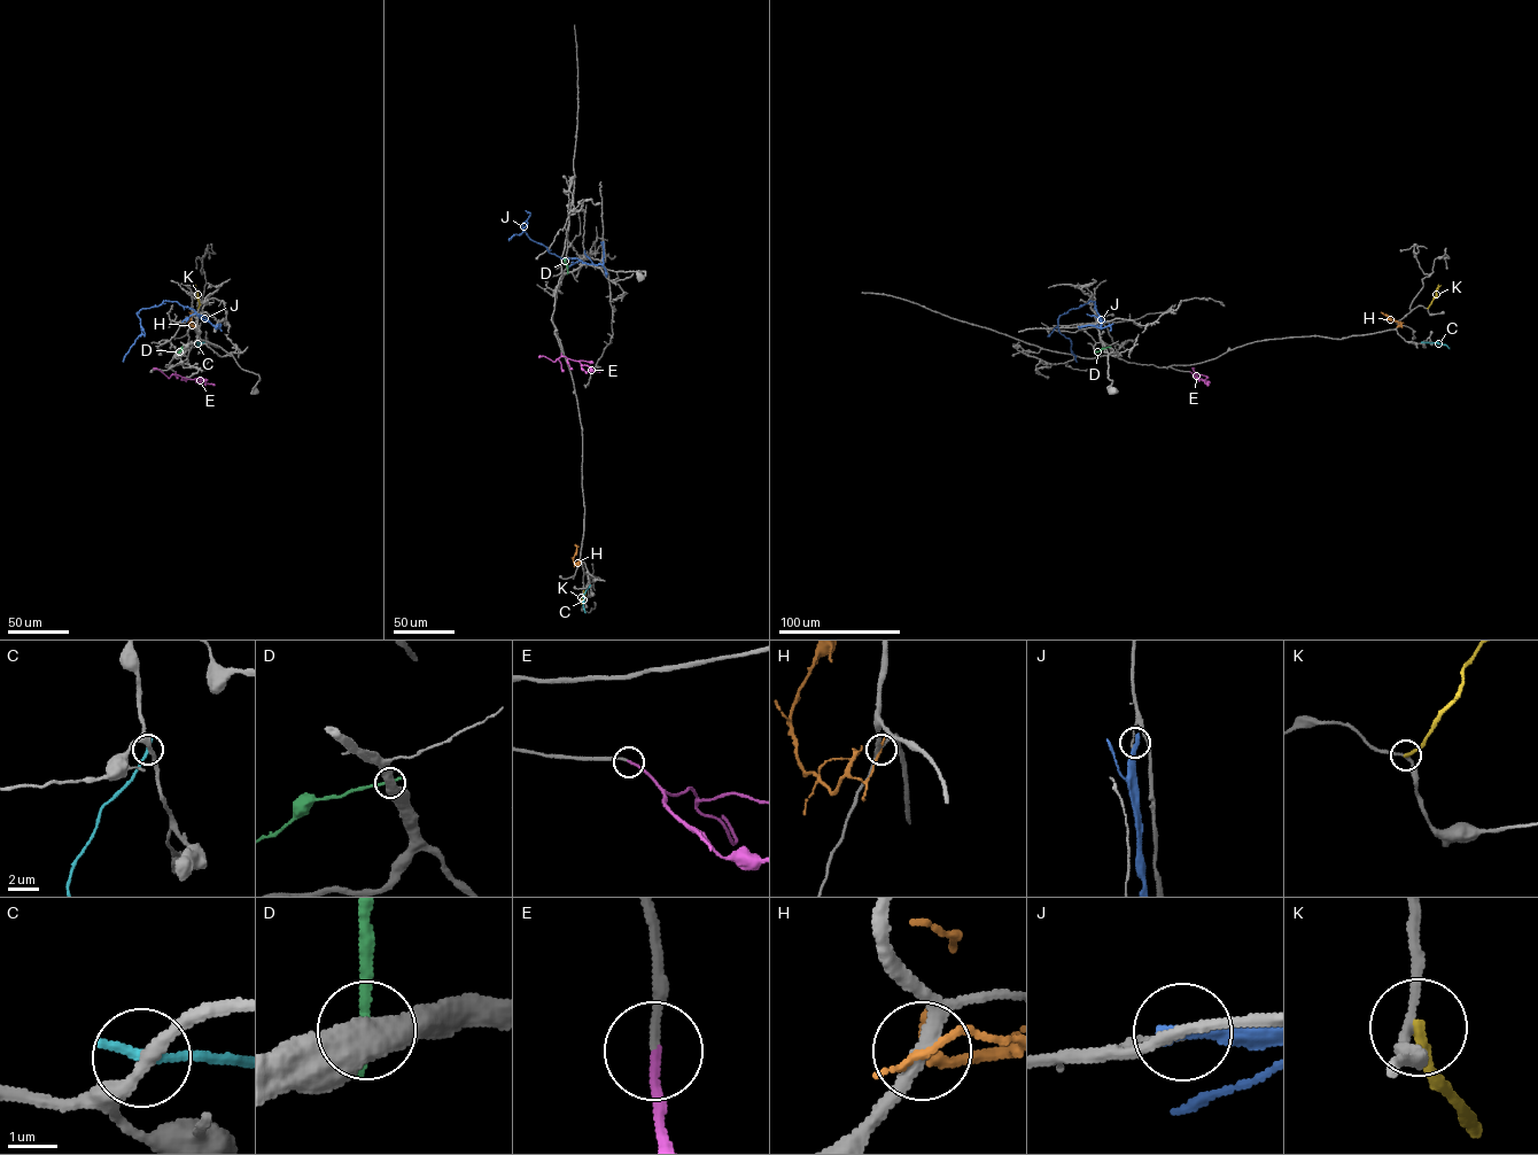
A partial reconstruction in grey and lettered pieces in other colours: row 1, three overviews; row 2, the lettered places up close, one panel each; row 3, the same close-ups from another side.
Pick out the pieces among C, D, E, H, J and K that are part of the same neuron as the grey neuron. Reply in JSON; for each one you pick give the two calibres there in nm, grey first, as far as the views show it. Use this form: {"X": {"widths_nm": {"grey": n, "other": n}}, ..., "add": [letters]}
{"E": {"widths_nm": {"grey": 150, "other": 180}}, "add": ["E"]}

